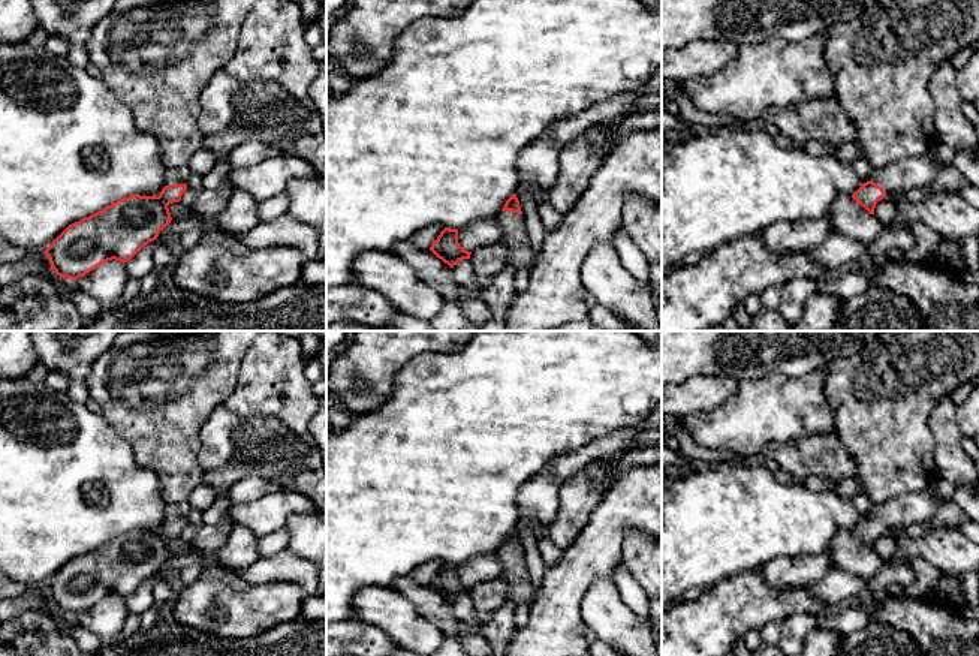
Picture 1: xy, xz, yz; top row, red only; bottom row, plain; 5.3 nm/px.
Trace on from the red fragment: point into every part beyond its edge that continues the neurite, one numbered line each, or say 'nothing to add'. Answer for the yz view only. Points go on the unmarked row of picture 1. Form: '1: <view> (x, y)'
1: yz (919, 506)

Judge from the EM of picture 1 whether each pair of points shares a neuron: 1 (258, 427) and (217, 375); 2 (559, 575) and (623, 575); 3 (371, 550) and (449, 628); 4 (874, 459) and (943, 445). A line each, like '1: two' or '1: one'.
1: two
2: two
3: two
4: two

